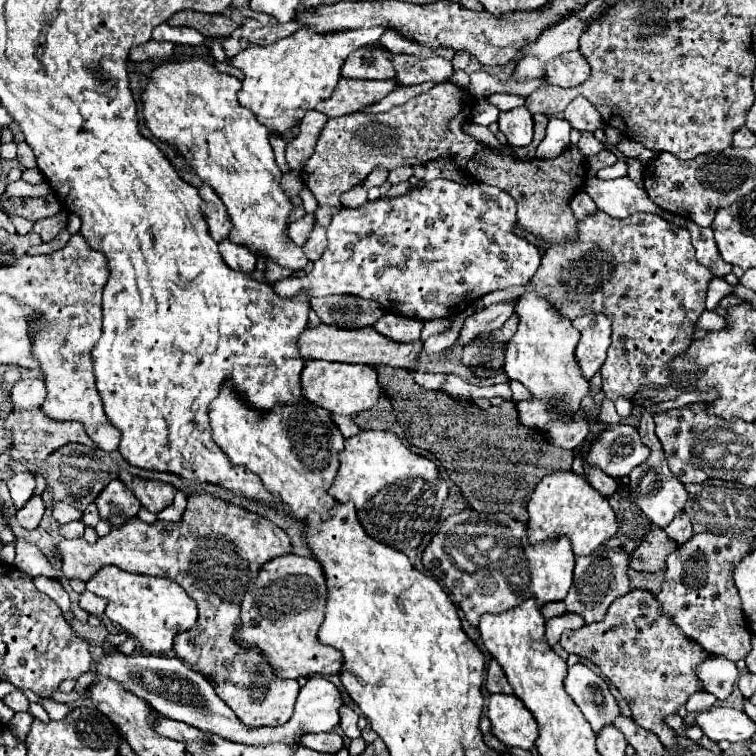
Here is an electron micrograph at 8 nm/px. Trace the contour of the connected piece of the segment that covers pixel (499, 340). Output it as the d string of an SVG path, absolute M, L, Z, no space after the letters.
M512 314L510 320L488 338L482 340L474 338L470 344L462 346L458 350L460 362L464 366L484 366L490 370L500 370L504 362L504 348L512 338L512 334L516 332L516 326L518 326L518 316Z

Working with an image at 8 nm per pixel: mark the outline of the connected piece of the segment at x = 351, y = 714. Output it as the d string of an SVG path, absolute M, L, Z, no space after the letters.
M340 706L340 724L342 724L342 730L344 734L350 738L350 740L356 740L360 738L360 730L358 730L358 712L354 712L350 706Z

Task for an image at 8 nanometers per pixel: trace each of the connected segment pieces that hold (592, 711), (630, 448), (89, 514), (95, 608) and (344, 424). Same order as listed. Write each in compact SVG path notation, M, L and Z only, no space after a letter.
M574 664L572 668L568 668L564 690L576 702L576 706L580 708L580 712L590 722L596 734L604 726L612 724L616 716L620 716L618 702L610 694L610 688L604 678L594 674L584 664Z
M628 424L612 426L604 430L602 436L590 446L586 462L590 466L598 466L612 478L624 478L642 464L646 456L646 448L640 442L636 428Z
M90 504L86 510L84 510L84 516L82 516L82 522L86 528L94 528L98 524L98 508L94 504Z
M82 592L78 604L82 610L86 610L88 614L94 614L94 616L104 614L104 610L106 610L106 600L98 598L96 594L90 594L90 592Z
M332 414L332 422L336 424L336 428L340 430L340 434L344 436L344 438L348 438L348 436L354 436L354 434L358 434L360 432L360 428L352 422L352 418L350 416L338 416L338 414Z

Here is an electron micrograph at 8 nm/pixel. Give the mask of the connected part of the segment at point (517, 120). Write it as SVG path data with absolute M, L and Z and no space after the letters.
M526 106L508 110L508 112L500 112L498 118L498 126L500 130L506 134L508 144L514 148L520 146L528 146L532 142L532 114Z

